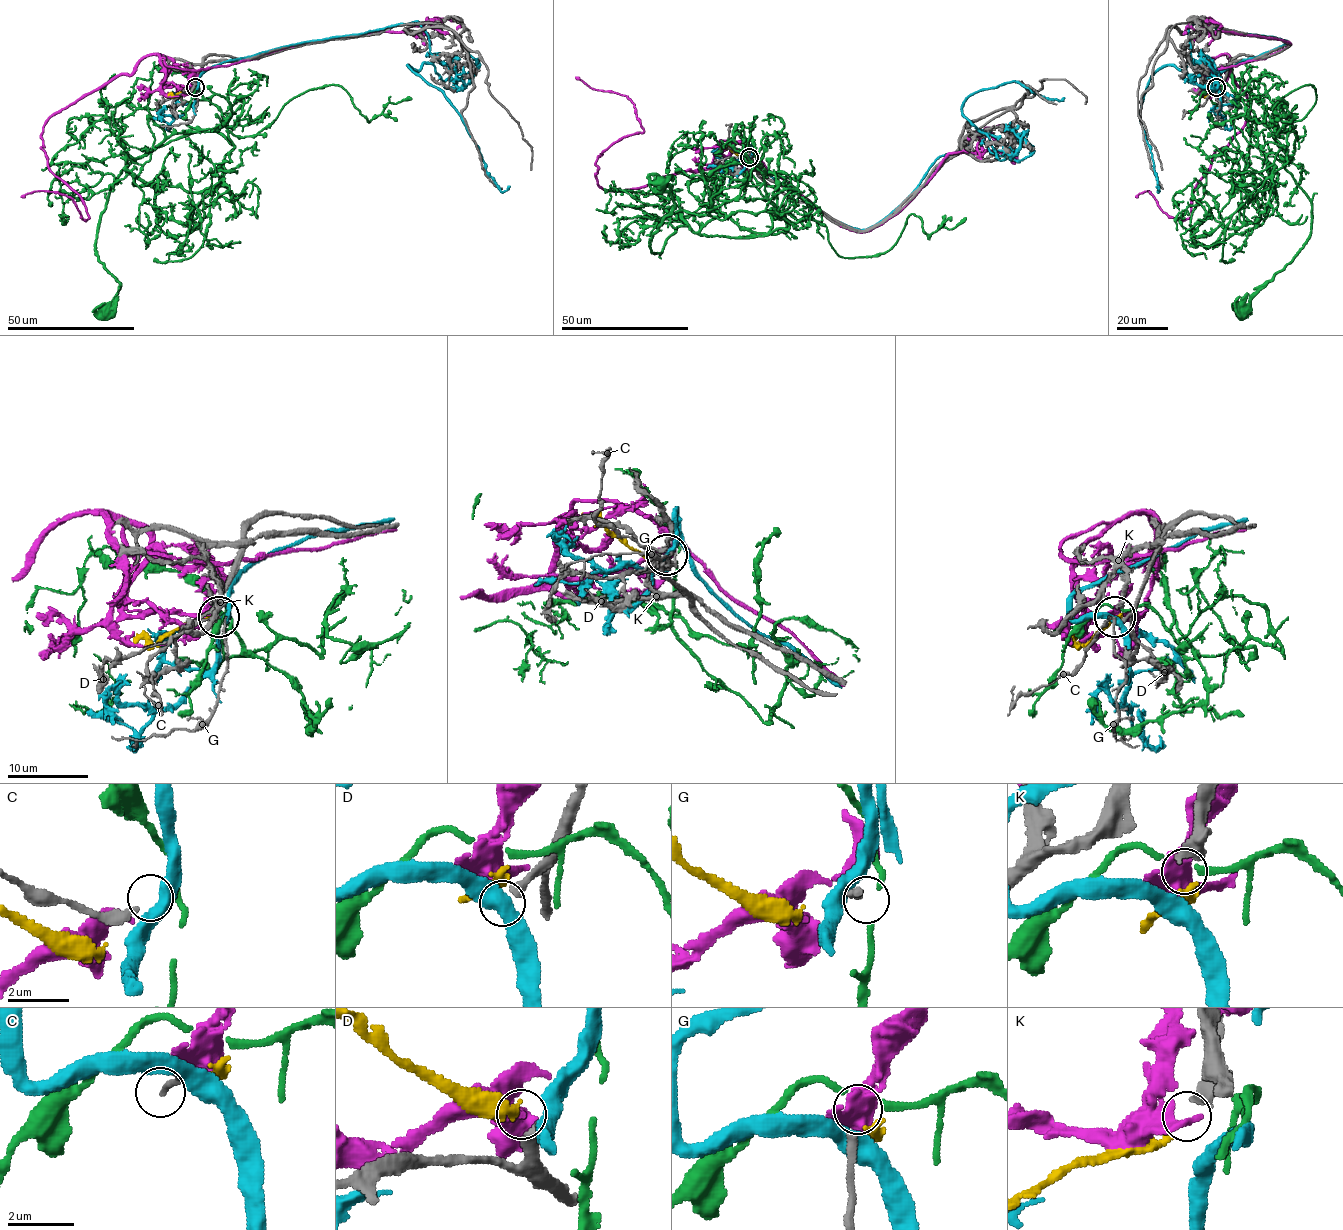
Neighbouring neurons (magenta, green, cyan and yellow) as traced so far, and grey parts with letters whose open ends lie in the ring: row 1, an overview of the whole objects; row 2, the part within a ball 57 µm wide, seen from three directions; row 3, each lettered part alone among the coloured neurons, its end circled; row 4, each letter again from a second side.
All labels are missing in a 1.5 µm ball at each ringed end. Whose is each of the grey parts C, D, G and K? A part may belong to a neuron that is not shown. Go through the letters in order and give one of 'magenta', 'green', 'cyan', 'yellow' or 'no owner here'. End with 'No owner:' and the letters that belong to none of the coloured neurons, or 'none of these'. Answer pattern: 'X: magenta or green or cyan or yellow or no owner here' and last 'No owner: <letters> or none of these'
C: no owner here
D: no owner here
G: green
K: yellow
No owner: C, D

